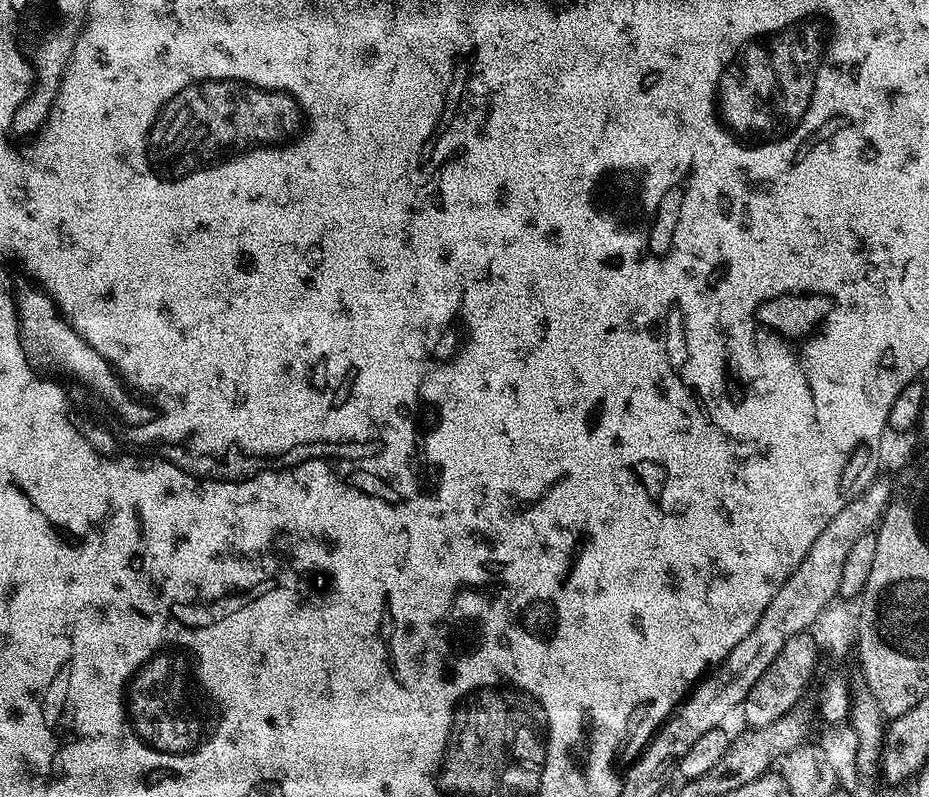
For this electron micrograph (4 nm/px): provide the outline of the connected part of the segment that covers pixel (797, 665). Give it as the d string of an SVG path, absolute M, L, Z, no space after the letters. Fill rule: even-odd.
M809 631L794 634L794 638L790 638L786 646L782 646L782 654L778 654L778 658L770 662L766 674L762 674L762 678L754 682L750 694L746 694L742 705L744 720L748 723L745 725L749 729L766 728L787 715L790 709L797 707L803 701L800 699L803 698L804 691L807 690L808 683L816 672L816 663L820 658L822 659L822 652L817 648Z

